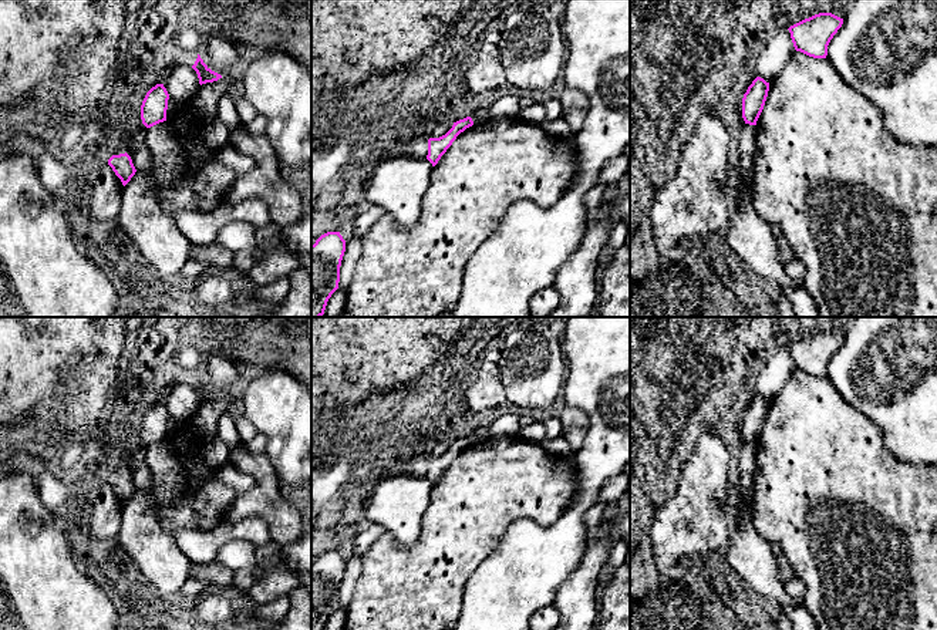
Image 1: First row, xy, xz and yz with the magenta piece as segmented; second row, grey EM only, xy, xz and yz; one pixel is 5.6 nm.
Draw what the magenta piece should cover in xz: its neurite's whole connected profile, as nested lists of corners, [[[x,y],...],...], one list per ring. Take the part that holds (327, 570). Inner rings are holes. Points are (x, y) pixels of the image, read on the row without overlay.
[[[327,550],[311,563],[311,630],[324,630],[338,607],[346,559],[340,550]]]

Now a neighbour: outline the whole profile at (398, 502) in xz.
[[[412,474],[381,481],[368,502],[364,522],[384,526],[401,548],[409,548],[419,538],[432,486],[428,478]]]

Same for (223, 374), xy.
[[[218,350],[203,360],[199,374],[208,387],[222,395],[237,391],[249,377],[243,364]]]

